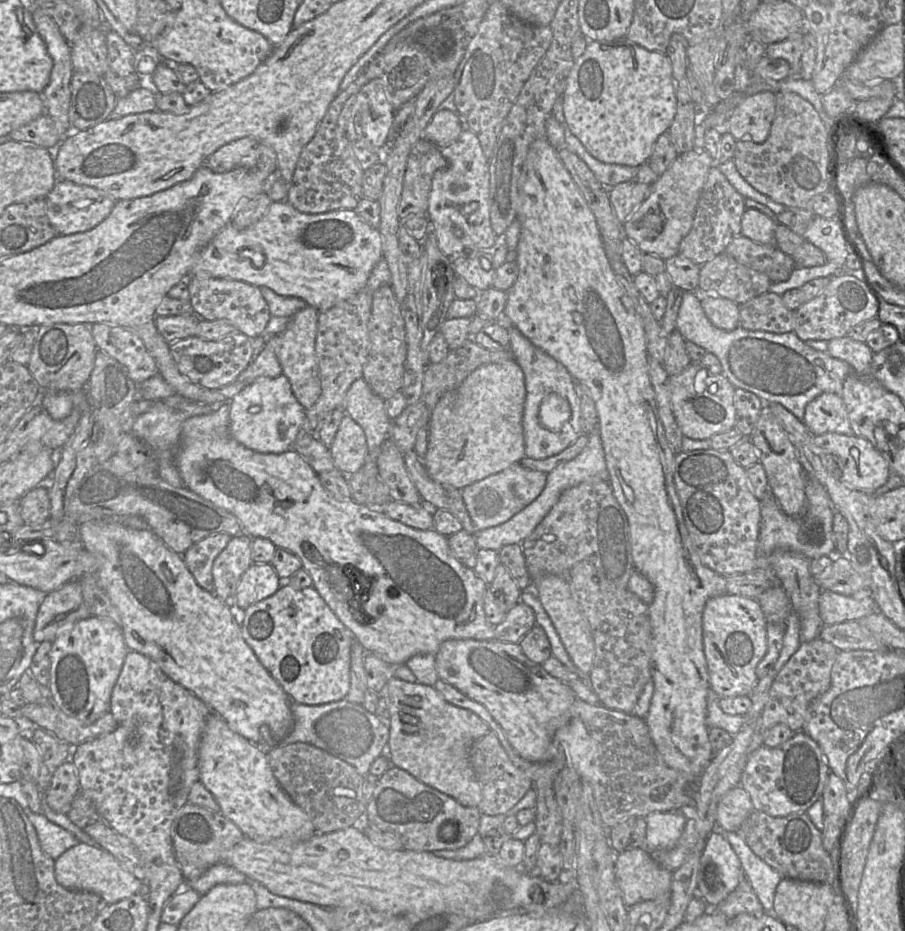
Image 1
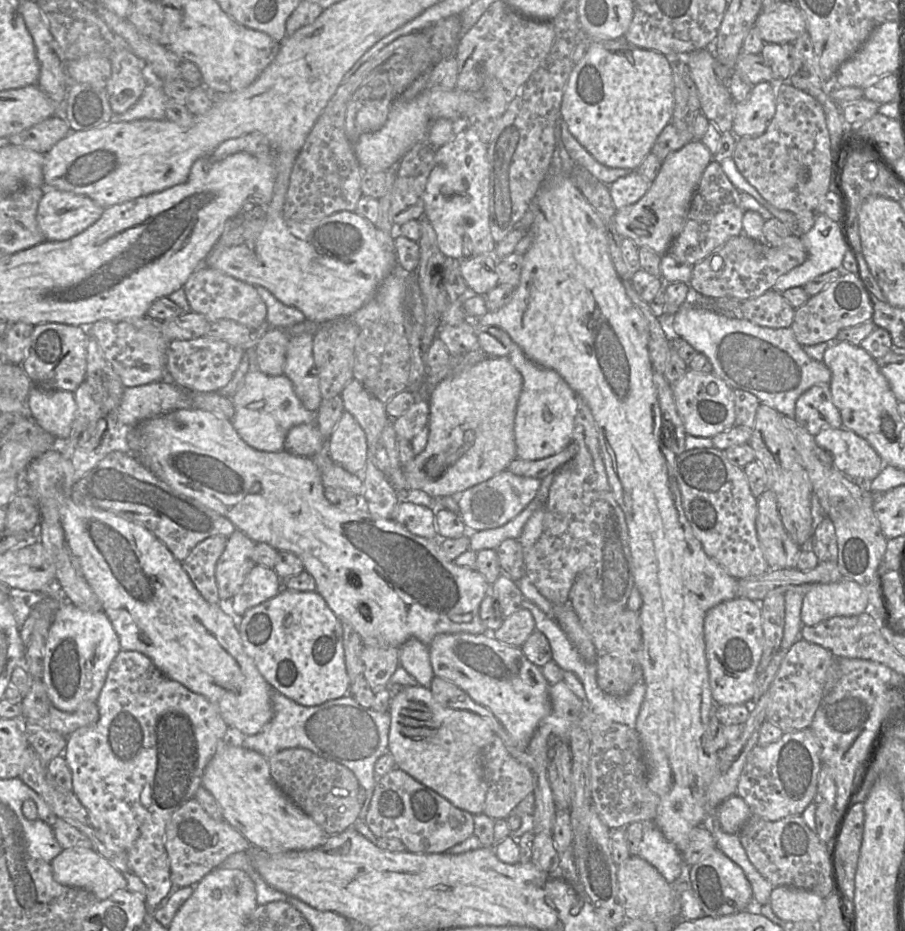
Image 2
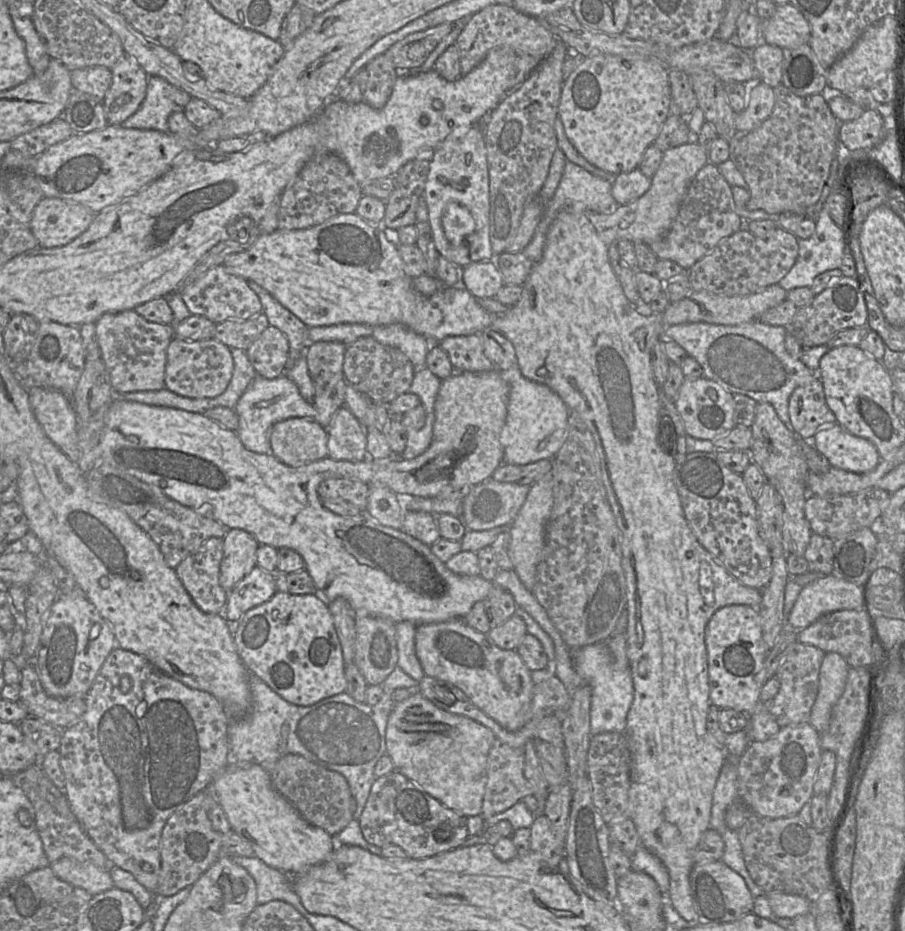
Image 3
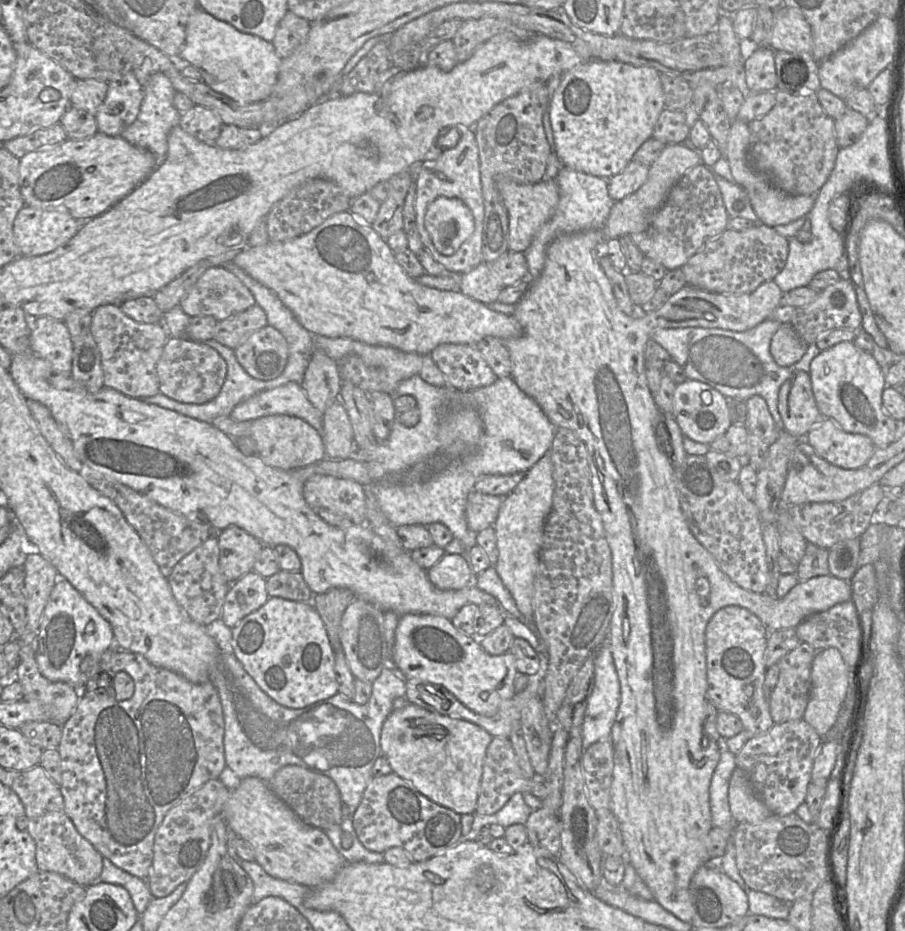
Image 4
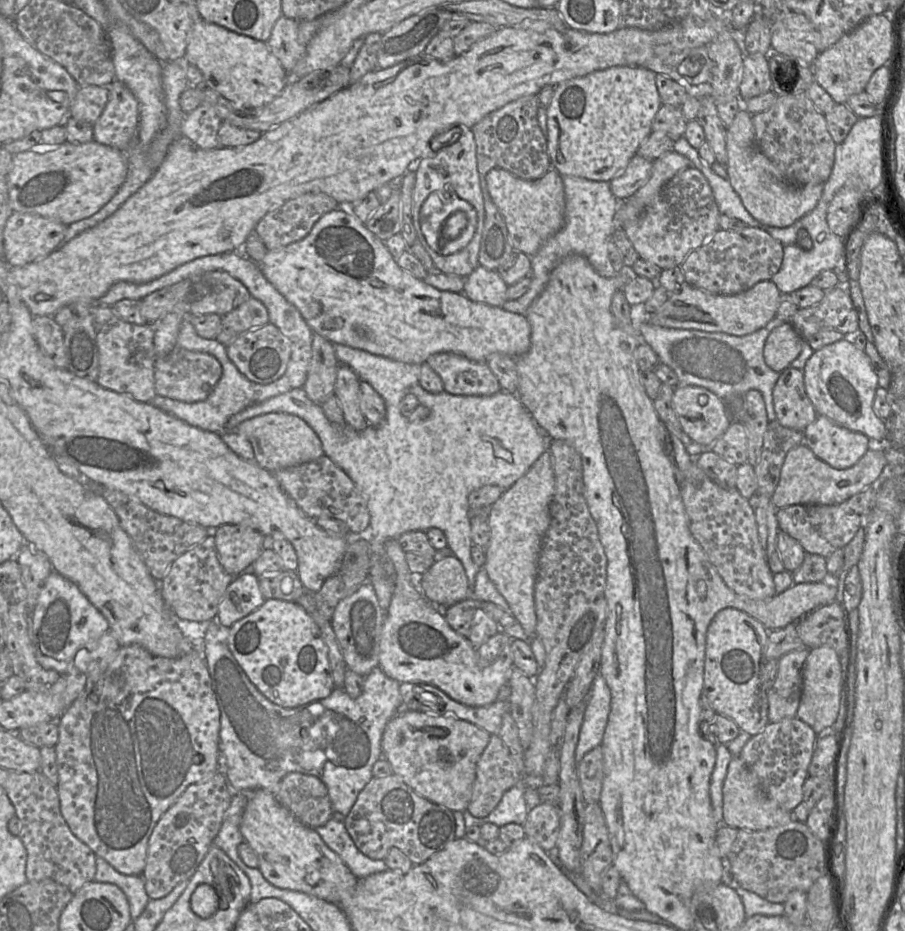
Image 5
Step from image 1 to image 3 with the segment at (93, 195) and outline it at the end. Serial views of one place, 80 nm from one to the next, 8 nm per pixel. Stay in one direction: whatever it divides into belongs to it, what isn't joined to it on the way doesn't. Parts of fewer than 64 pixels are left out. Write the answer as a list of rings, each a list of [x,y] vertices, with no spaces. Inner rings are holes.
[[[42,197],[32,212],[30,228],[38,247],[61,247],[82,234],[94,217],[83,204]]]

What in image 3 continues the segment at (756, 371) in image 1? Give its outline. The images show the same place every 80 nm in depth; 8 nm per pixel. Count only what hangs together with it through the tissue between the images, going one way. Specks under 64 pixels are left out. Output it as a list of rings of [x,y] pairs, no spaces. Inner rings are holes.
[[[750,321],[739,325],[721,325],[705,322],[677,324],[668,327],[663,337],[678,343],[689,357],[694,358],[702,368],[702,377],[719,384],[731,394],[743,394],[757,403],[771,404],[780,420],[790,426],[788,411],[789,397],[799,386],[809,384],[819,378],[817,371],[810,370],[800,360],[793,358],[785,348],[785,336],[788,330],[784,326],[773,326],[760,321]]]

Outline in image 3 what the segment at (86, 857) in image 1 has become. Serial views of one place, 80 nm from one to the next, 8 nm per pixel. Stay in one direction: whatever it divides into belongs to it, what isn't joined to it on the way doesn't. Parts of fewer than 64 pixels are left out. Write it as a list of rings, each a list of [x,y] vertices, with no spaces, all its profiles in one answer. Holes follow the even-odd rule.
[[[64,857],[50,863],[49,866],[56,877],[86,890],[92,896],[115,887],[109,872],[91,863]]]

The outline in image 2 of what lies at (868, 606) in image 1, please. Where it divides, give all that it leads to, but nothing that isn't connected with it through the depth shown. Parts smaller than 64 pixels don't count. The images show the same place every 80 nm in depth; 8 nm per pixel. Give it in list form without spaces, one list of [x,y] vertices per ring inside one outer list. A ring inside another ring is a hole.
[[[842,578],[837,582],[814,585],[804,594],[801,621],[804,626],[812,626],[834,616],[854,616],[866,611],[869,611],[866,591],[855,581]]]

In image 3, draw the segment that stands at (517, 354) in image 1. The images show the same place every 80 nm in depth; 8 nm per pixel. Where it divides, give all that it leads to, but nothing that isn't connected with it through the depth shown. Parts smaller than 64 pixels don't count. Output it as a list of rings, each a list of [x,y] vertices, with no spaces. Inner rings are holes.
[[[517,364],[500,371],[509,387],[507,417],[500,434],[504,449],[503,464],[527,465],[553,459],[568,436],[569,409],[561,397],[548,386],[525,378]]]

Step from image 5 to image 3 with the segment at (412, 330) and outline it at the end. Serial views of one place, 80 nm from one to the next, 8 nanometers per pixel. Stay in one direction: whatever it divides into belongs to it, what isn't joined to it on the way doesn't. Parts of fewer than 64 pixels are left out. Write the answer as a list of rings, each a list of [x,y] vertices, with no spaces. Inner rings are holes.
[[[356,212],[338,214],[319,225],[306,229],[276,229],[270,234],[261,234],[254,244],[247,250],[228,255],[222,266],[228,273],[239,276],[247,281],[253,281],[263,287],[308,327],[328,326],[340,323],[360,323],[374,326],[401,323],[408,326],[415,332],[422,334],[433,343],[436,343],[448,336],[480,334],[482,331],[491,327],[495,317],[495,315],[482,308],[477,302],[477,299],[467,289],[465,289],[464,286],[444,286],[431,296],[425,296],[418,292],[414,288],[413,278],[405,271],[404,263],[398,253],[398,244],[393,239],[392,233],[384,229],[381,225],[373,225],[369,223]]]

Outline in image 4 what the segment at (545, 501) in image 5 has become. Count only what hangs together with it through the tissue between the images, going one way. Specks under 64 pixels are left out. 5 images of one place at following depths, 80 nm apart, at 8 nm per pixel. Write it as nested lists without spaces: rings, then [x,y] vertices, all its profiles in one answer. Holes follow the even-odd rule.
[[[550,453],[545,454],[526,473],[519,484],[504,497],[497,519],[493,524],[496,532],[497,548],[499,556],[493,565],[501,578],[503,584],[513,597],[521,614],[521,619],[530,629],[535,632],[534,610],[534,580],[540,558],[540,550],[544,538],[544,527],[552,509],[554,495],[553,464]]]

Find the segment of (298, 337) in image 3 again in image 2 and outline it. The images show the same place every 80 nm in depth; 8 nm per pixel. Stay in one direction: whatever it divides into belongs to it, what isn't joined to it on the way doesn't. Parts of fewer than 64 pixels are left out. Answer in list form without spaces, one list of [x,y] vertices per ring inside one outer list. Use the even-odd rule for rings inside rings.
[[[255,286],[255,288],[267,306],[267,321],[271,327],[286,330],[306,320],[298,308],[283,304],[262,286]]]

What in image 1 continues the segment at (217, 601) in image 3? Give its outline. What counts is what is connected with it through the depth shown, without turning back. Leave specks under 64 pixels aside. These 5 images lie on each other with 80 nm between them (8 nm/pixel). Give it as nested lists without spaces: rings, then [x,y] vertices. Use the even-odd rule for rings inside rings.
[[[217,533],[202,539],[183,554],[183,560],[198,585],[215,594],[213,563],[226,548],[232,536]]]

